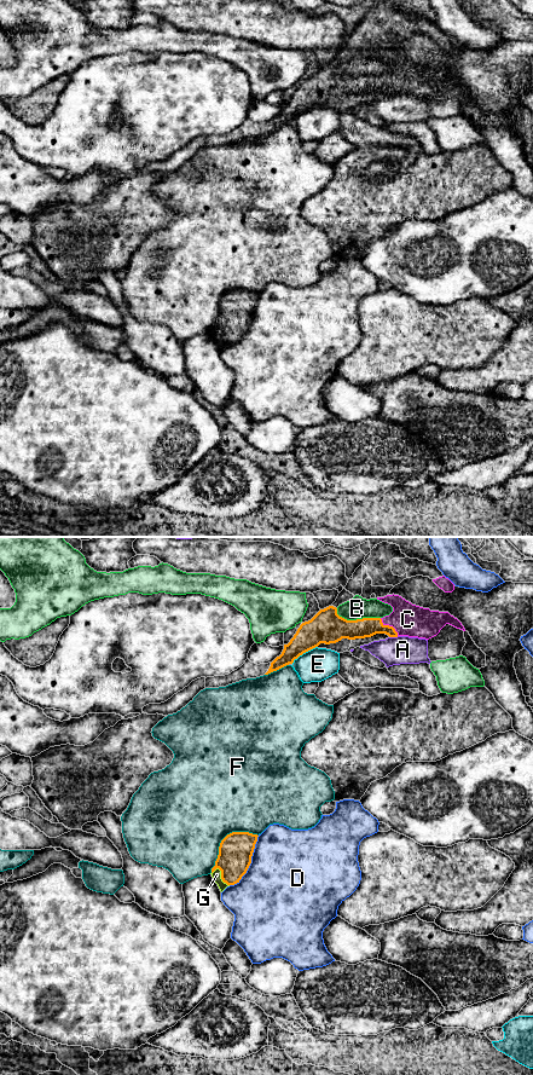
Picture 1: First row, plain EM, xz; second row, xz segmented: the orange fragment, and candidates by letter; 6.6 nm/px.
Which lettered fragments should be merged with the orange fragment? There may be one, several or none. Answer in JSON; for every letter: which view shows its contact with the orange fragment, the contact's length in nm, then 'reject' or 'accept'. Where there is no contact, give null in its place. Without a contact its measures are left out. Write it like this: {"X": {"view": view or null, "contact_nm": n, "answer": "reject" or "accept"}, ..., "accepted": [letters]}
{"A": {"view": "xz", "contact_nm": 60, "answer": "reject"}, "B": {"view": "xz", "contact_nm": 300, "answer": "reject"}, "C": {"view": "xz", "contact_nm": 170, "answer": "accept"}, "D": {"view": "xz", "contact_nm": 380, "answer": "reject"}, "E": {"view": "xz", "contact_nm": 200, "answer": "reject"}, "F": {"view": "xz", "contact_nm": 400, "answer": "reject"}, "G": {"view": "xz", "contact_nm": 150, "answer": "reject"}, "accepted": ["C"]}

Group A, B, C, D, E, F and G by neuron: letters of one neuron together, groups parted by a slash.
A / B / C / D / E / F / G

